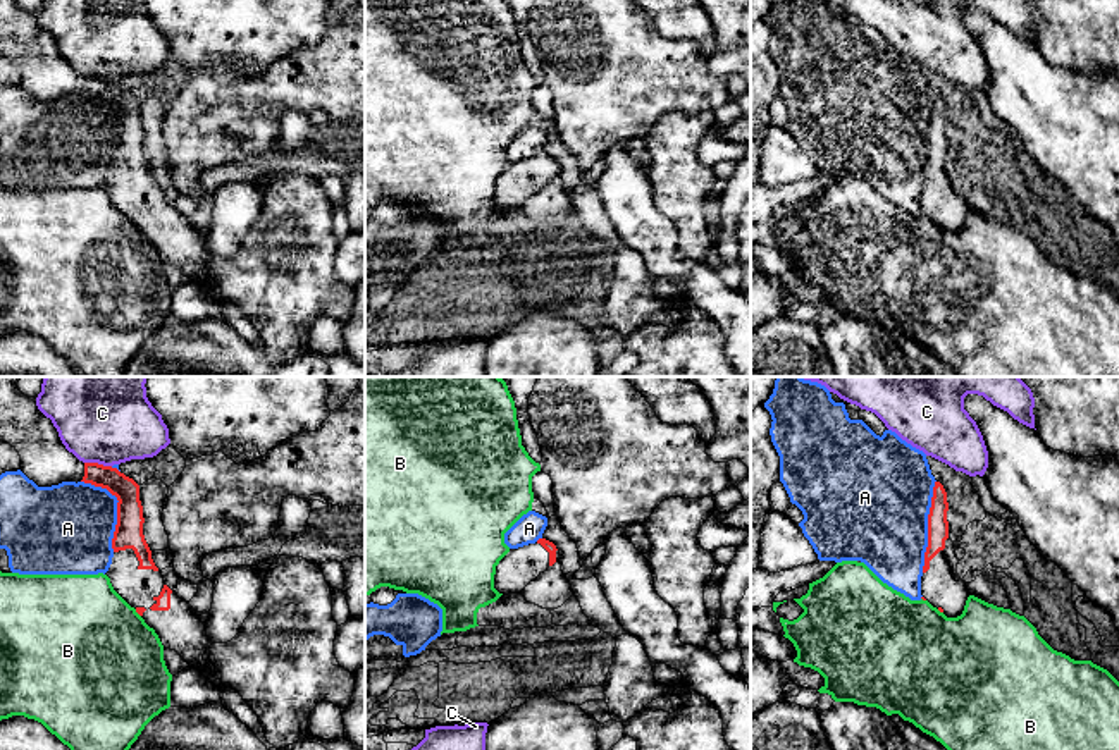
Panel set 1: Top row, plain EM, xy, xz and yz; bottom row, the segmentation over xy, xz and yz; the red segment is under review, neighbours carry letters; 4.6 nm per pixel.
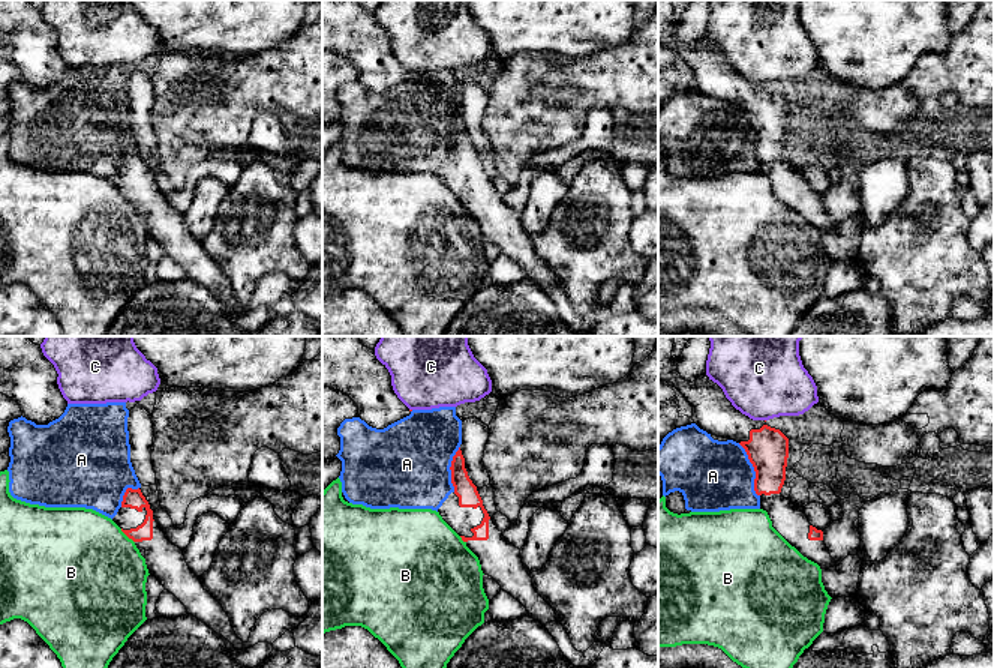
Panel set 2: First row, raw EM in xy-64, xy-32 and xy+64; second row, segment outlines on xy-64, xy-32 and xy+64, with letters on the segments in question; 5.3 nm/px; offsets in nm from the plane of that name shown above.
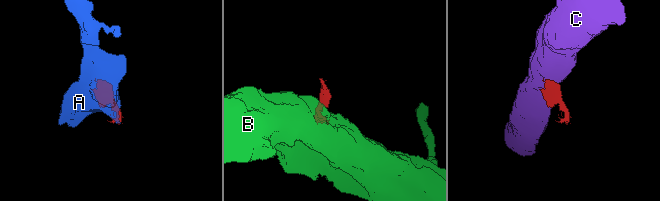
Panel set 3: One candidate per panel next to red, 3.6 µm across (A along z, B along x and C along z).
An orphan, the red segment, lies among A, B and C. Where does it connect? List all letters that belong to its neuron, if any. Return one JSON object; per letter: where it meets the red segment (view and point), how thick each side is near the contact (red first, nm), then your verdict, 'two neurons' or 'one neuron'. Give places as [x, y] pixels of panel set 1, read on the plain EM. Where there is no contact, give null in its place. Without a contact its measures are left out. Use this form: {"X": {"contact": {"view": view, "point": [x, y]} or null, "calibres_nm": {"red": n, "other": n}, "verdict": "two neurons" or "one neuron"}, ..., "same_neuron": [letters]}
{"A": {"contact": {"view": "yz", "point": [928, 141]}, "calibres_nm": {"red": 100, "other": 480}, "verdict": "two neurons"}, "B": {"contact": {"view": "xy", "point": [136, 226]}, "calibres_nm": {"red": 40, "other": 500}, "verdict": "two neurons"}, "C": {"contact": {"view": "xy", "point": [98, 79]}, "calibres_nm": {"red": 120, "other": 360}, "verdict": "two neurons"}, "same_neuron": []}

